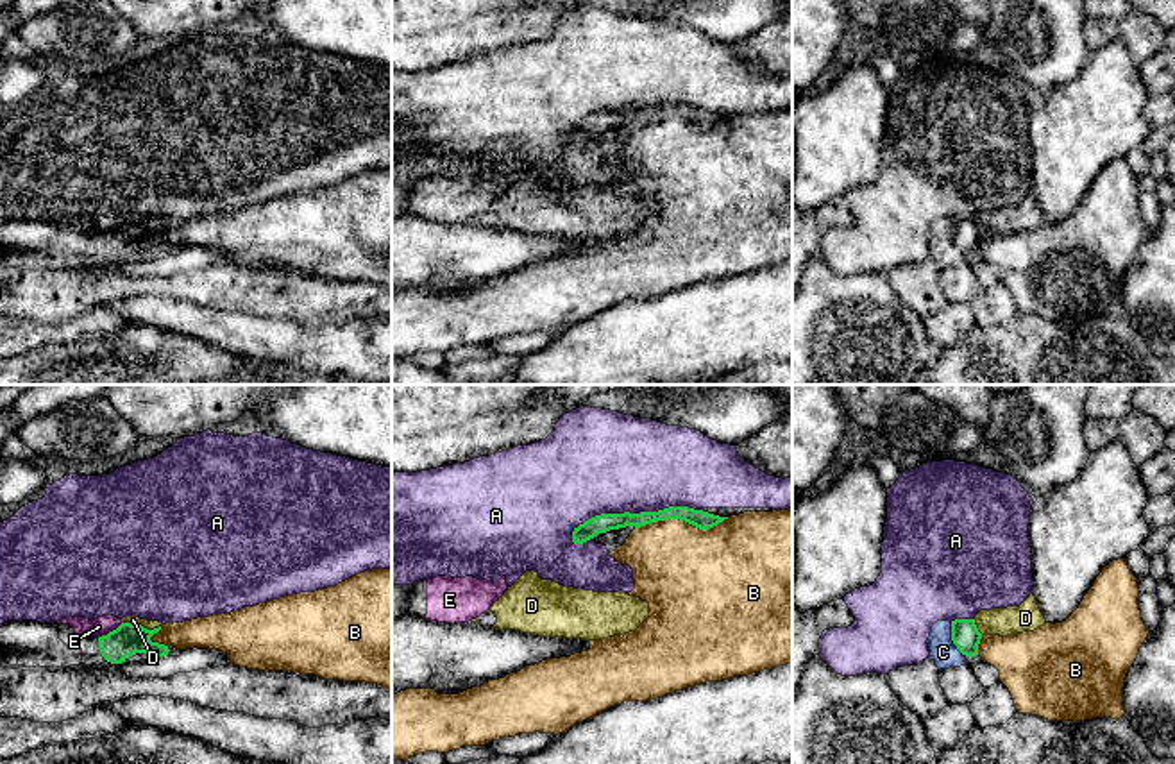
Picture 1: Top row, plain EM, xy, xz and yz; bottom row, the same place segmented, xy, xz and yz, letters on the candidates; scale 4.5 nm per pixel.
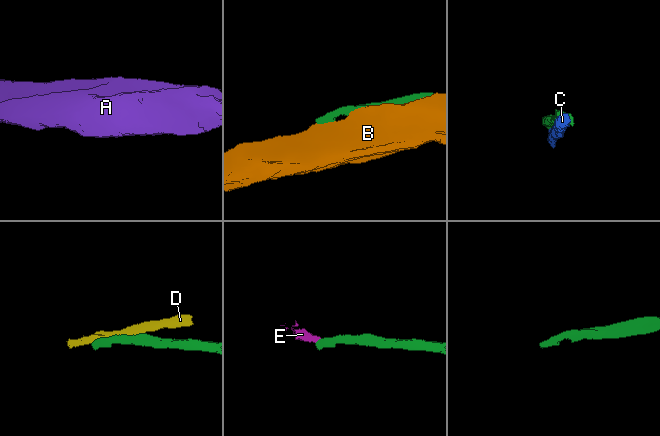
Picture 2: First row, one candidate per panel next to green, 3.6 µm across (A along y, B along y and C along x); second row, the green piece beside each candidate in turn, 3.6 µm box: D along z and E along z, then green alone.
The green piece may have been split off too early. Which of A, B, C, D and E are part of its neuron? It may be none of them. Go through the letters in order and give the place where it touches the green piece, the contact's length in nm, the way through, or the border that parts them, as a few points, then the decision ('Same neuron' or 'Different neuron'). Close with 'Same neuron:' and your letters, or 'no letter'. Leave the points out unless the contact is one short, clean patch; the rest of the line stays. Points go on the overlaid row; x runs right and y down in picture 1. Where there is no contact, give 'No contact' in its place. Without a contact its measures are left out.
A: Touches green at xz (632, 514). Shared border 600 nm. Different neuron
B: Touches green at xz (682, 519). Shared border 420 nm. Different neuron
C: Touches green at yz (952, 639). Shared border 180 nm. Different neuron
D: Touches green at xy (140, 625). Shared border 180 nm. Boundary: xy (122, 621), (147, 628), (160, 627). Different neuron
E: Touches green at xy (109, 632). Shared border 130 nm. Boundary: xy (122, 623), (99, 637). Different neuron
Same neuron: no letter

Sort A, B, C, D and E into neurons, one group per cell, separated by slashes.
A / B / C E / D

